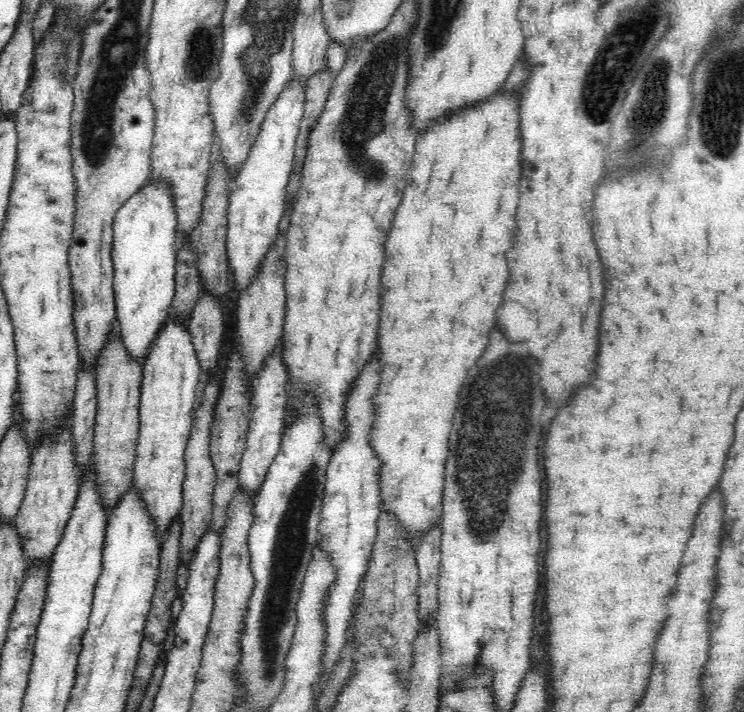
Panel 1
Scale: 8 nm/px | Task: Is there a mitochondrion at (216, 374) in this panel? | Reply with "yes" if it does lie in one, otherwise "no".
no

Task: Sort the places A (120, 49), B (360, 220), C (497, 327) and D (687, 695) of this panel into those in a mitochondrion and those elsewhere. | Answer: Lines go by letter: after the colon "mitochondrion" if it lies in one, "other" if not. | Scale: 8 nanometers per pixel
A: mitochondrion
B: other
C: other
D: other

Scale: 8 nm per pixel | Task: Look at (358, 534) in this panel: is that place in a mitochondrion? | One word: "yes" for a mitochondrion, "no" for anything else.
no

